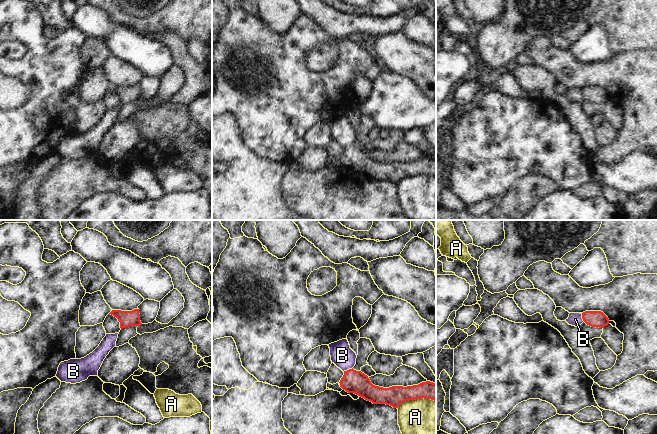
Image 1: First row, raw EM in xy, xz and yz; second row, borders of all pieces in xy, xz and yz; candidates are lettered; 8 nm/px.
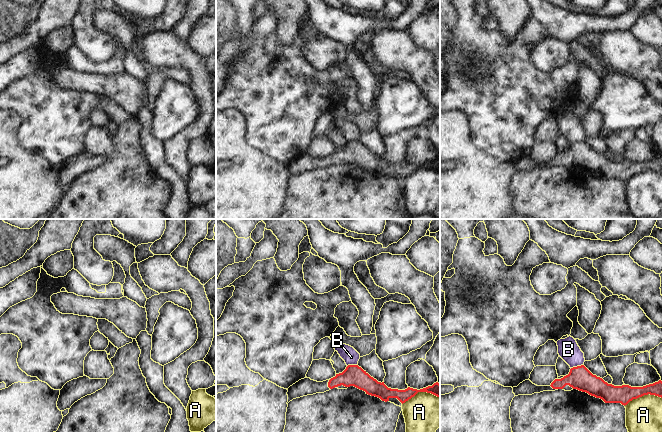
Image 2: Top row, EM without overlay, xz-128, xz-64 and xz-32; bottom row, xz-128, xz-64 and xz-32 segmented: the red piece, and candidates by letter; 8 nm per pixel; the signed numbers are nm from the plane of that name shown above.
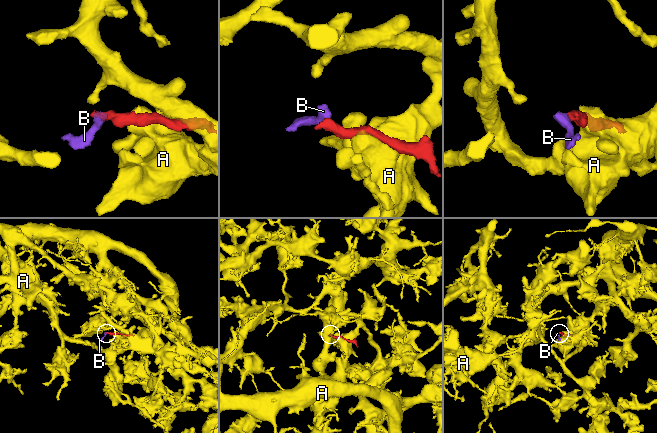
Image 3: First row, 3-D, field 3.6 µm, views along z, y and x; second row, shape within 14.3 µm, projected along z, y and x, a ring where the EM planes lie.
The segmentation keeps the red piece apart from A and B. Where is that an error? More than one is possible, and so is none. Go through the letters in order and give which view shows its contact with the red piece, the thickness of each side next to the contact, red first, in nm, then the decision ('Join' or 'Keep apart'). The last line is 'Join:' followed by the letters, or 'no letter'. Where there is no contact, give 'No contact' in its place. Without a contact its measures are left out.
A: Touches red in xz. Thickness 160 nm (red) against 280 nm. Keep apart
B: Touches red in xz. Thickness 180 nm (red) against 180 nm. Keep apart
Join: no letter.

